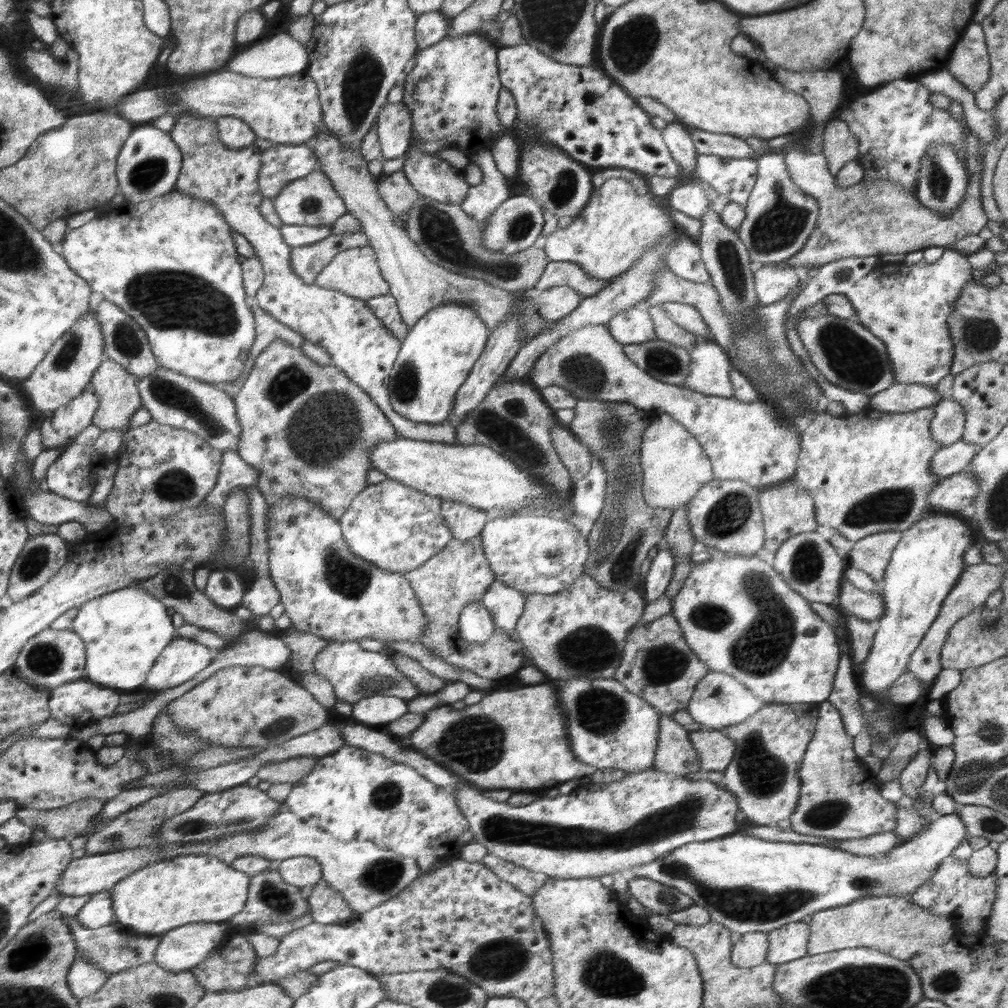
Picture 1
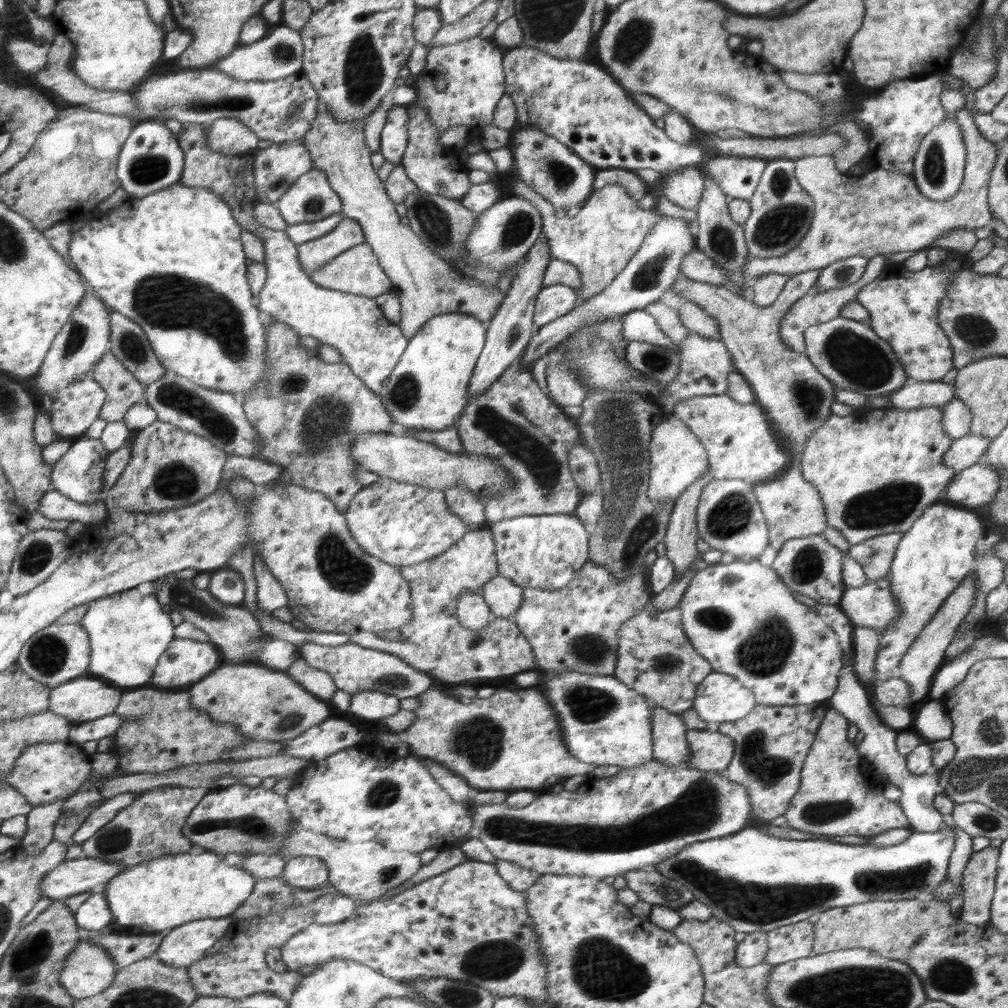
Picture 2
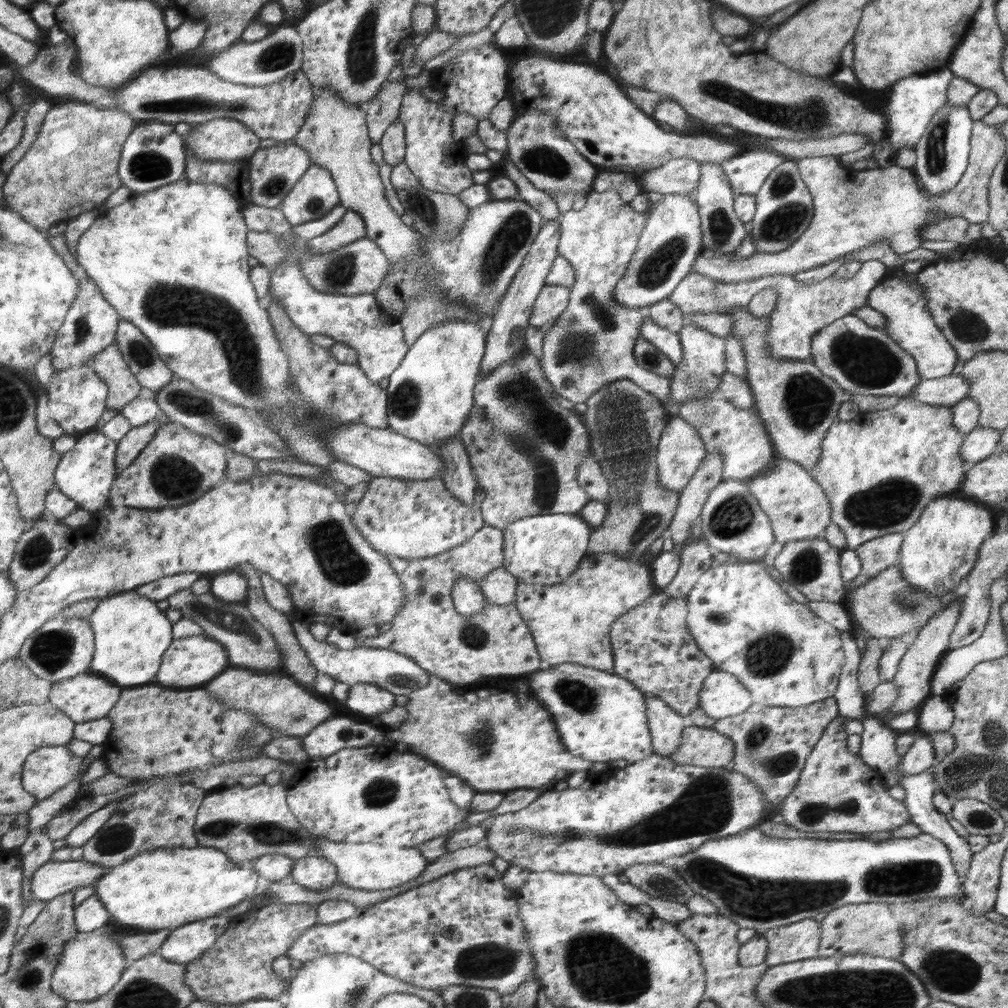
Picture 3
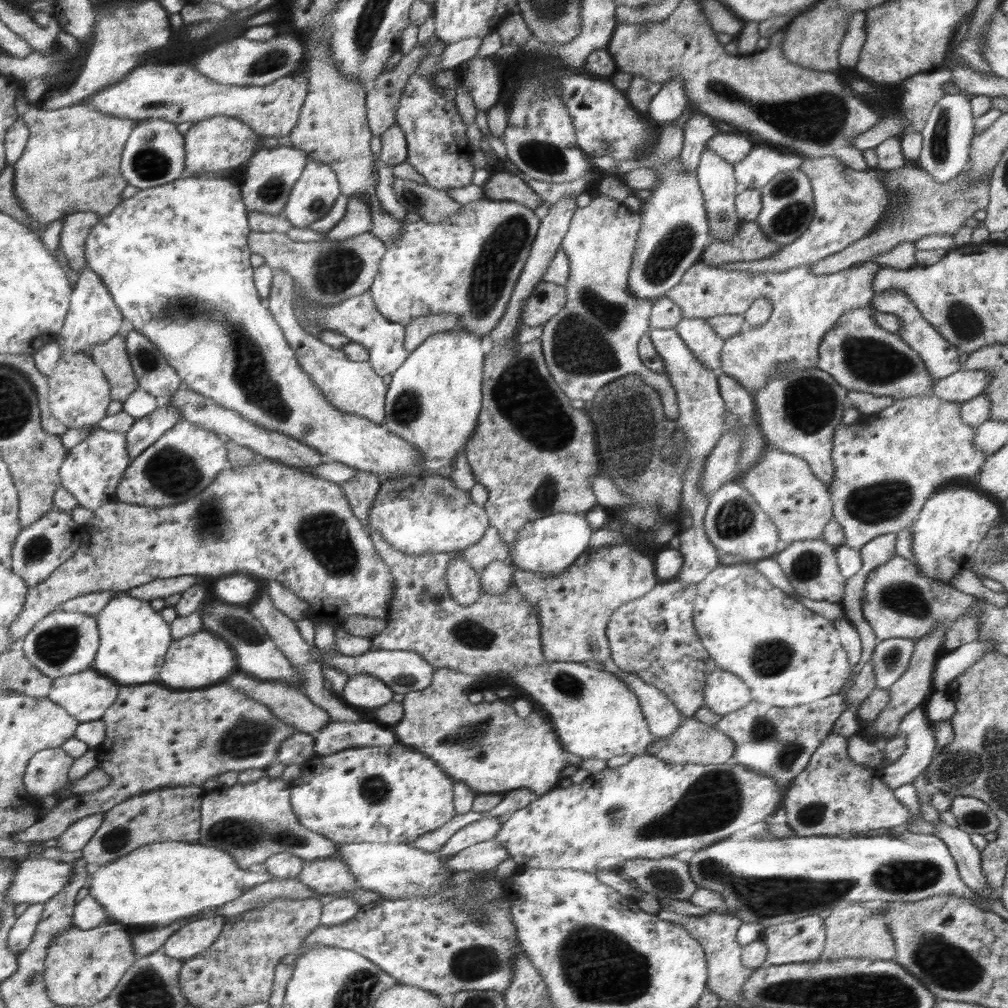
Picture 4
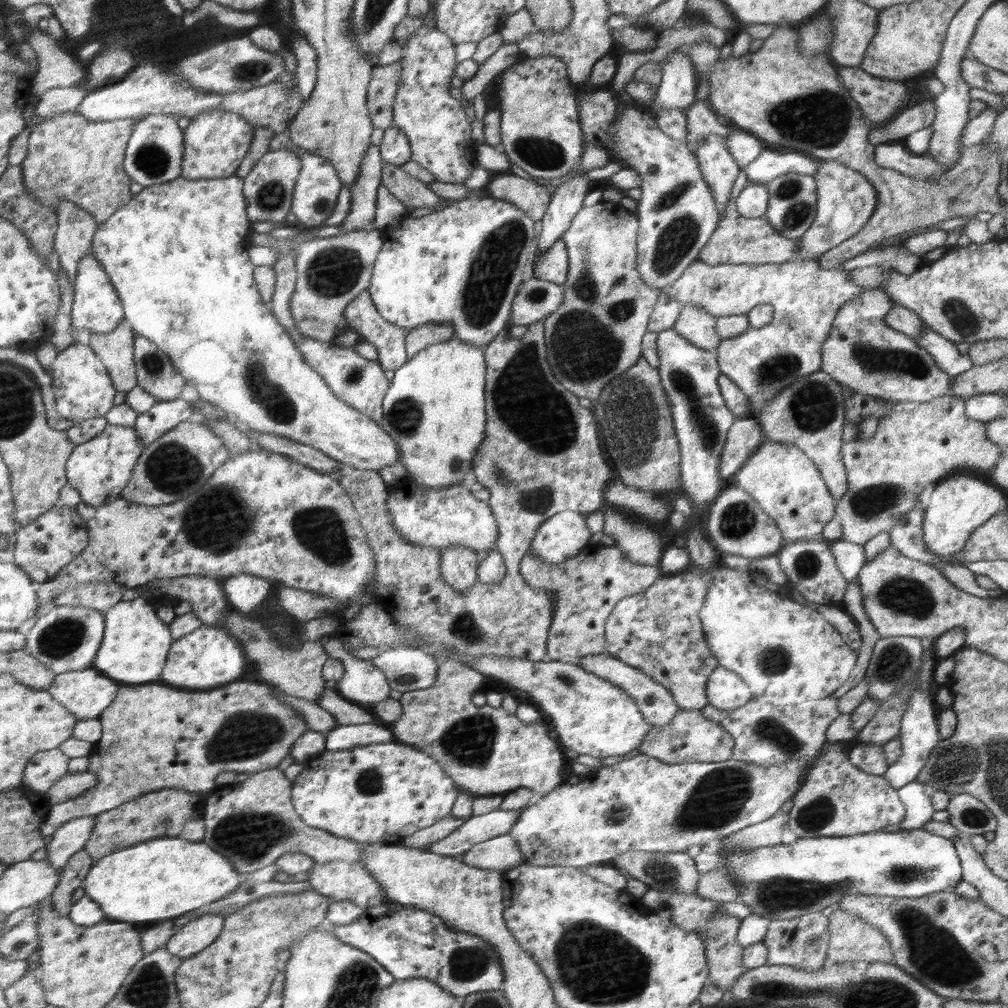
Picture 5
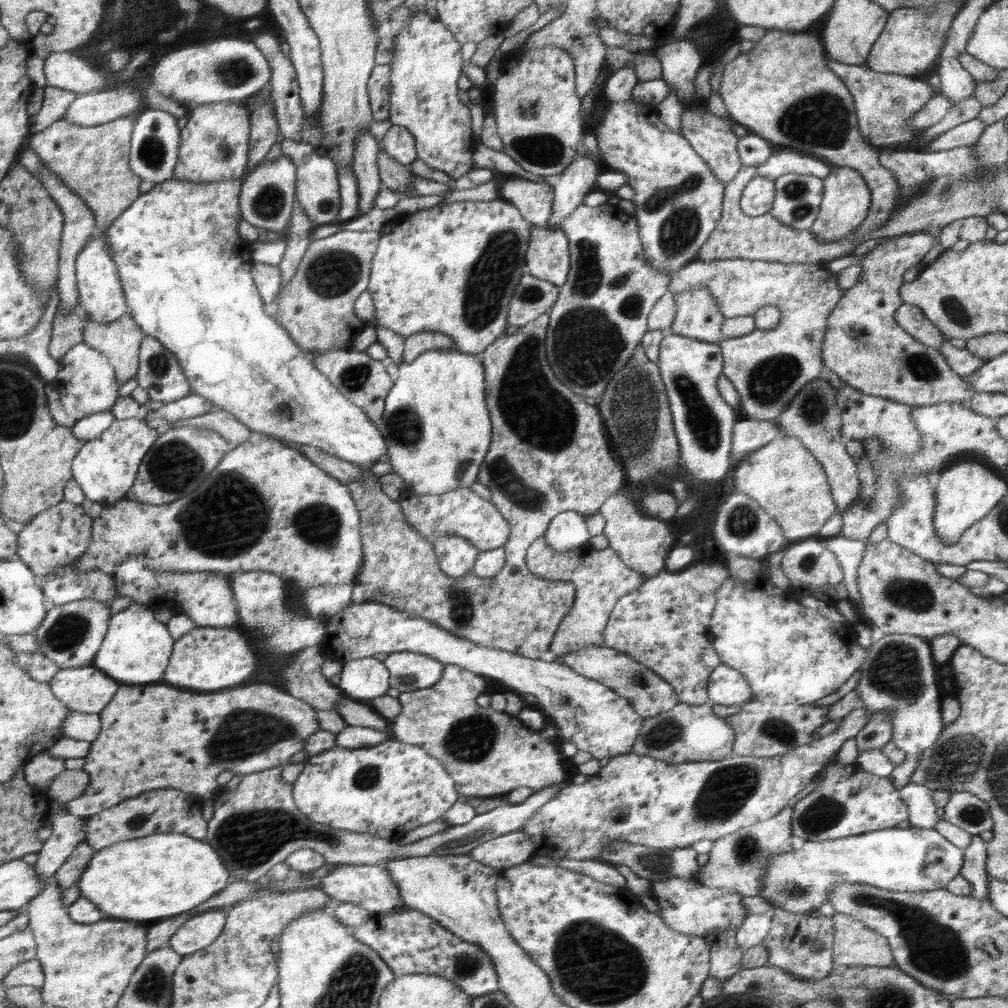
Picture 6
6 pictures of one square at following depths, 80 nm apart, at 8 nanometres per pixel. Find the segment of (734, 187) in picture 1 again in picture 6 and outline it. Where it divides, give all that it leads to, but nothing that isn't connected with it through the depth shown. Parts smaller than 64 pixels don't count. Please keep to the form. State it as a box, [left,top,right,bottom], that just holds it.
[756,150,831,180]

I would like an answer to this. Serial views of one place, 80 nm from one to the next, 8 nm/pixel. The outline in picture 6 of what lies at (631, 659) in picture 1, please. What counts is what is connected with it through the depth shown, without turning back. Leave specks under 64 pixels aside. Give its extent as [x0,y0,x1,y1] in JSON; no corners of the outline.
[602,562,730,706]

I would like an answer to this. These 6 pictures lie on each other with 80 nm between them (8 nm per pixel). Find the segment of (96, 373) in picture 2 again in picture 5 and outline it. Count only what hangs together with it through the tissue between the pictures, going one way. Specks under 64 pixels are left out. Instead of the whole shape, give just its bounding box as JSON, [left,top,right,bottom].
[90,319,138,392]

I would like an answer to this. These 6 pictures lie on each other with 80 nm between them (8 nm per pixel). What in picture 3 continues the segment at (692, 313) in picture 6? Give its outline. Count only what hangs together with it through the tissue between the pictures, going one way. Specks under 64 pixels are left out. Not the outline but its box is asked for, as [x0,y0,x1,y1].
[671,323,727,406]

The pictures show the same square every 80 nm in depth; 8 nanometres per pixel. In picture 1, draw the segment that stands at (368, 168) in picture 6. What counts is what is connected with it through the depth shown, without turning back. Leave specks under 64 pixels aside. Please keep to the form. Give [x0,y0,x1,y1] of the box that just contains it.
[292,232,369,284]

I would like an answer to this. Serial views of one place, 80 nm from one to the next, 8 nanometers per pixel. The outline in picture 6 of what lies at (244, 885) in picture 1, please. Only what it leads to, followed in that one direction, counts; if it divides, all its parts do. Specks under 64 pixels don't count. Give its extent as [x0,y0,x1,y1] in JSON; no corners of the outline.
[78,834,230,920]

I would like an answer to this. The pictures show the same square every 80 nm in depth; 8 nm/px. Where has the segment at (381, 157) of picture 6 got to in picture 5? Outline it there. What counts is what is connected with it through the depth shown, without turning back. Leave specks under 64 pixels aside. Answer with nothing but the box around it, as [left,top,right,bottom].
[381,161,447,212]

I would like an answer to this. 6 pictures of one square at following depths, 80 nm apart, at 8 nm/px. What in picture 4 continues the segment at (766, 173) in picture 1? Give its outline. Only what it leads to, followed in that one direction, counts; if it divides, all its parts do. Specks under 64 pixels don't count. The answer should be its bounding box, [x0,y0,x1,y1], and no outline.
[755,170,815,246]

